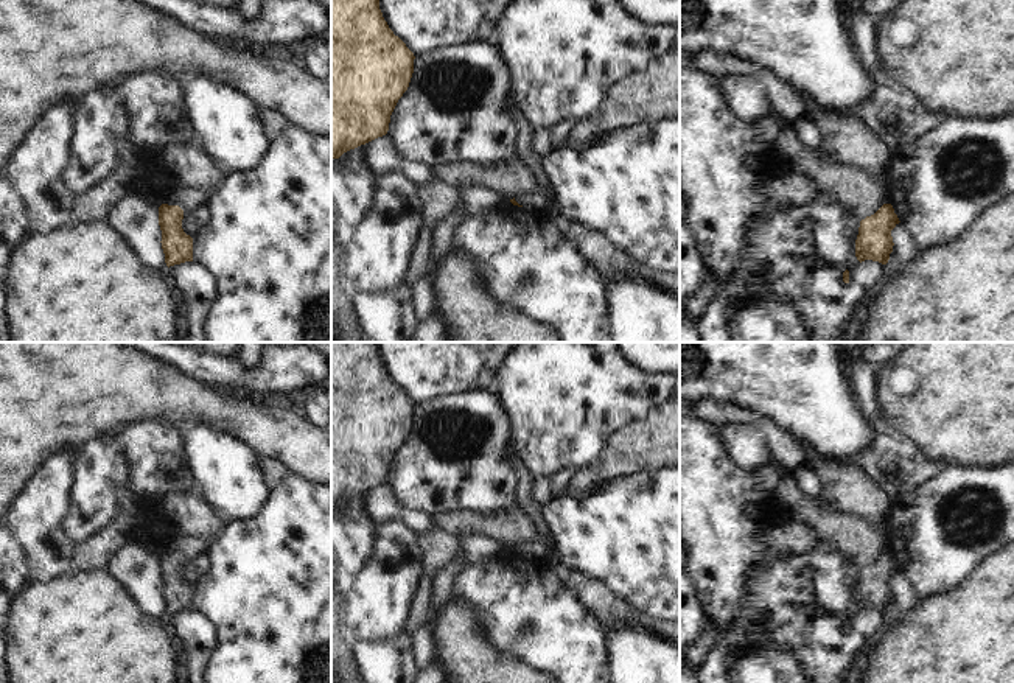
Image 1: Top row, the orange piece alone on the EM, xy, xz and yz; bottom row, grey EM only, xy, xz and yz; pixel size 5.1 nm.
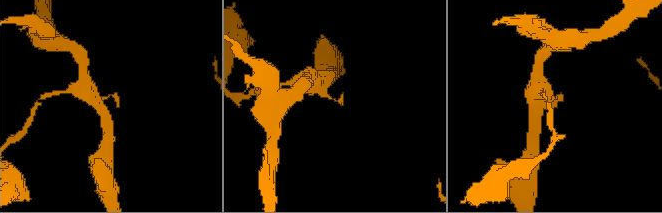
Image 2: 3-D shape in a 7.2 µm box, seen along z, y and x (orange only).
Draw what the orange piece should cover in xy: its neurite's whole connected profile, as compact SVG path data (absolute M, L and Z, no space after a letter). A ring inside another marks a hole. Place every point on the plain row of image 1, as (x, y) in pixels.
M171 535L165 551L159 555L160 591L168 616L193 610L193 587L184 580L182 568L185 560L193 560L207 549L208 541L204 537Z

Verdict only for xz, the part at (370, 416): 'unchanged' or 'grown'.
unchanged

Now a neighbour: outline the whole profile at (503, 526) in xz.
M513 507L496 513L474 513L471 510L451 510L448 513L432 515L435 529L440 529L456 538L463 535L479 535L493 540L501 548L513 548L521 543L518 527L527 515Z

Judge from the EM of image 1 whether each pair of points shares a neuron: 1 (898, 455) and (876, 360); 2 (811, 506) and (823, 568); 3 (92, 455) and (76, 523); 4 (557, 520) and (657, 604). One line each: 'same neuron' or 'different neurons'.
1: different neurons
2: different neurons
3: same neuron
4: same neuron

